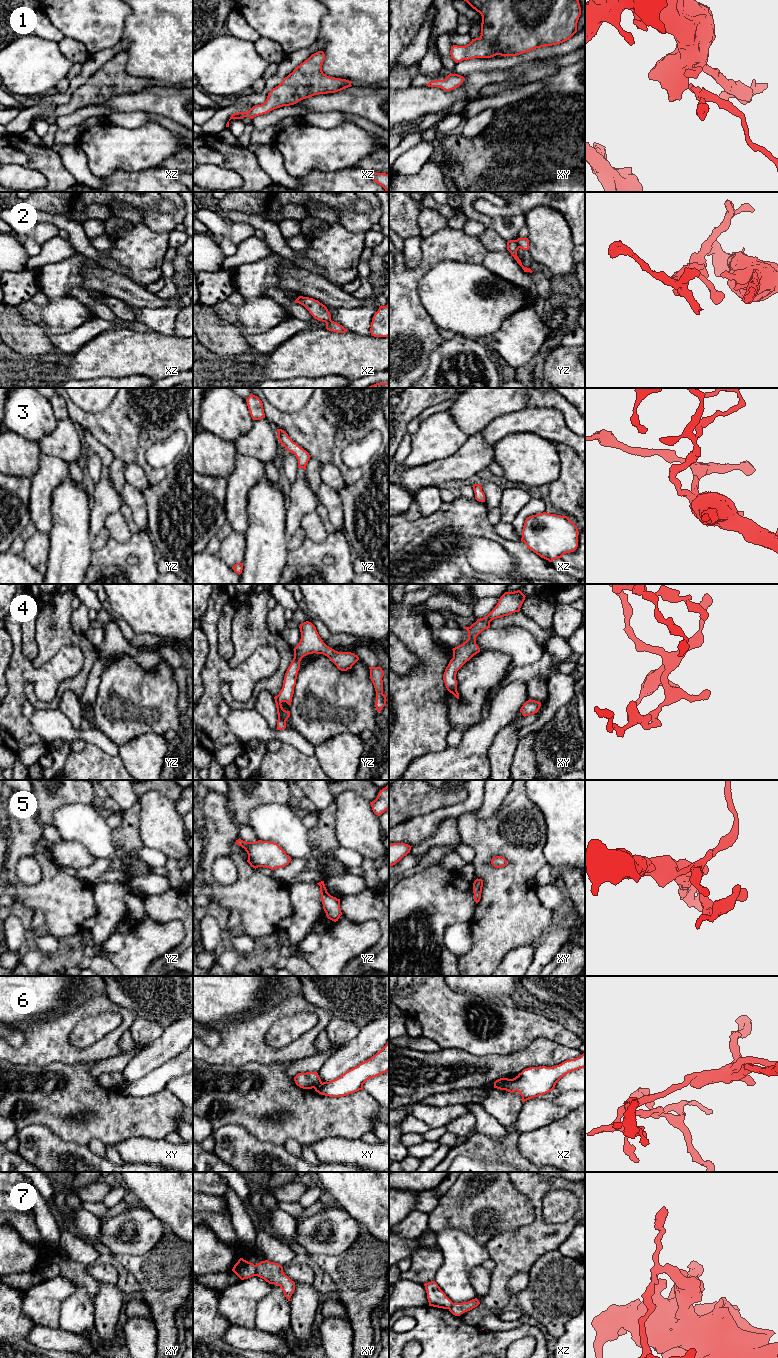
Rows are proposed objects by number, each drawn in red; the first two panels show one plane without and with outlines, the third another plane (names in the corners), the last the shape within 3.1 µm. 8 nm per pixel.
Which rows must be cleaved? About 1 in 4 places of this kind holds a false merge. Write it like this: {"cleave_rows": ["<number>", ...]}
{"cleave_rows": ["2", "6", "7"]}

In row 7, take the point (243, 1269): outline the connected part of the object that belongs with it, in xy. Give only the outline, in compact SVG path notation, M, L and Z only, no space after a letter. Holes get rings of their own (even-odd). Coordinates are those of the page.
M240 1258L234 1265L232 1271L241 1279L248 1279L256 1275L255 1265L251 1262Z

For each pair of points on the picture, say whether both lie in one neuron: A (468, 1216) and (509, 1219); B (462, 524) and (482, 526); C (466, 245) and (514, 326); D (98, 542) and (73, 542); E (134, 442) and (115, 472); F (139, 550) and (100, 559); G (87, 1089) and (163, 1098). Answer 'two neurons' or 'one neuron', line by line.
A: one neuron
B: one neuron
C: two neurons
D: two neurons
E: two neurons
F: one neuron
G: one neuron

